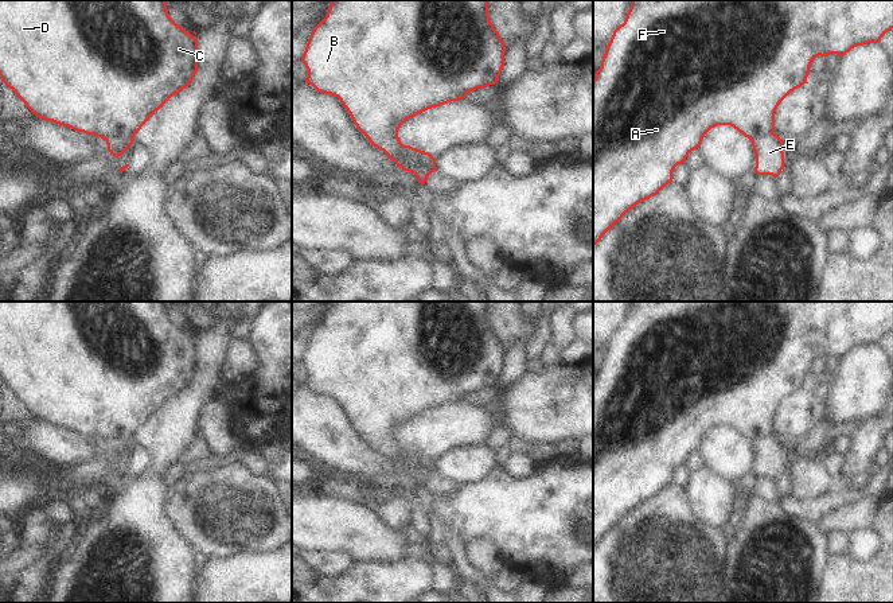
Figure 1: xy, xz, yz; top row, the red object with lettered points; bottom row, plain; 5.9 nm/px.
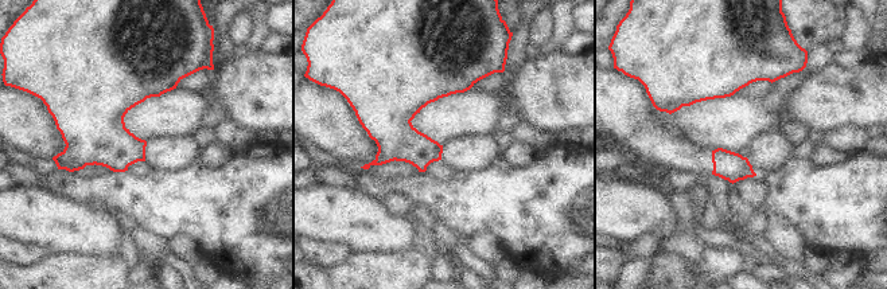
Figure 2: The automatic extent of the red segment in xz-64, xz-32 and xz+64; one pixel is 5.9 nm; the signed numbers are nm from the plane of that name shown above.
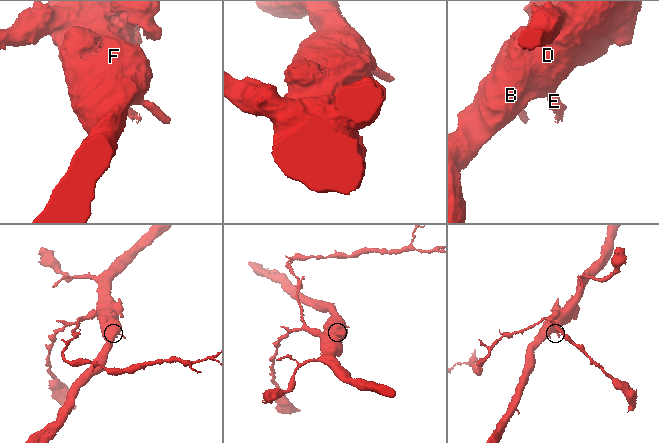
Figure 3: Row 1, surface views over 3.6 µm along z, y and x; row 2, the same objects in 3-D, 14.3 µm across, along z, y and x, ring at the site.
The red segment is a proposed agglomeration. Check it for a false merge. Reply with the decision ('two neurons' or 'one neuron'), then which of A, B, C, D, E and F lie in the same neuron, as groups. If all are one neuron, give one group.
two neurons; A B C D F / E

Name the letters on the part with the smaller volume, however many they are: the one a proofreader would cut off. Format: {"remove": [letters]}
{"remove": ["E"]}

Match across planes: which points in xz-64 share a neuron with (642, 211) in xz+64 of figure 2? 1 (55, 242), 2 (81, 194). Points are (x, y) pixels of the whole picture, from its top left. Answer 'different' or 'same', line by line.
1: same
2: different

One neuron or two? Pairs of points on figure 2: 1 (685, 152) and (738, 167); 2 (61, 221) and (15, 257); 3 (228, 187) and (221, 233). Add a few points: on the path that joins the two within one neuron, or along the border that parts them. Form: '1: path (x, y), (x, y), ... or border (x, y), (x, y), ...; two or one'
1: path (699, 161), (720, 161), (724, 164); one
2: border (14, 238), (22, 242), (43, 245), (50, 254); two
3: path (228, 198), (228, 222); one

